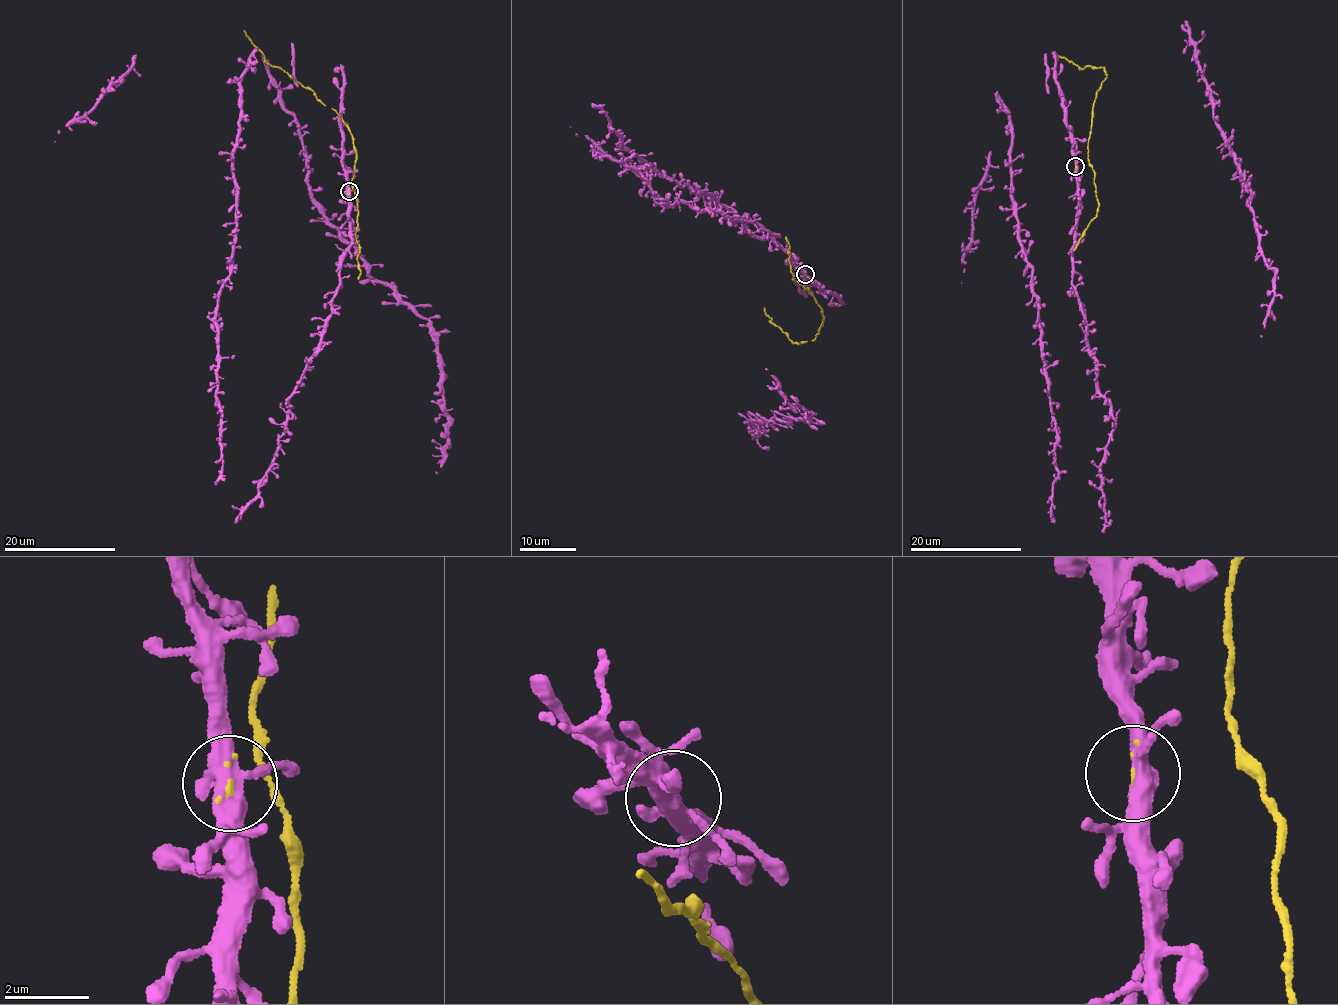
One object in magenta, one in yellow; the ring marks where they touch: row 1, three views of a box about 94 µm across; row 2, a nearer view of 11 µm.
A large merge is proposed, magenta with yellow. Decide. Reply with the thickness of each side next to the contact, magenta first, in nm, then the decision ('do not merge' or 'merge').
400 nm thick on the magenta side, 70 nm on the other; merge

